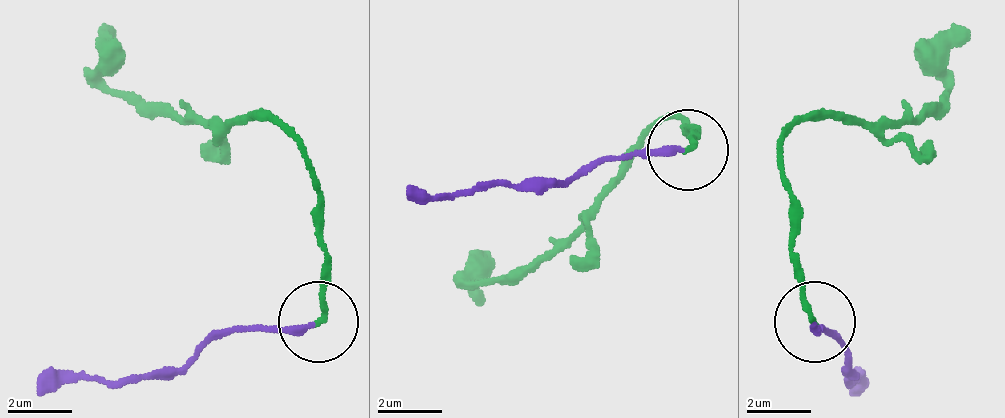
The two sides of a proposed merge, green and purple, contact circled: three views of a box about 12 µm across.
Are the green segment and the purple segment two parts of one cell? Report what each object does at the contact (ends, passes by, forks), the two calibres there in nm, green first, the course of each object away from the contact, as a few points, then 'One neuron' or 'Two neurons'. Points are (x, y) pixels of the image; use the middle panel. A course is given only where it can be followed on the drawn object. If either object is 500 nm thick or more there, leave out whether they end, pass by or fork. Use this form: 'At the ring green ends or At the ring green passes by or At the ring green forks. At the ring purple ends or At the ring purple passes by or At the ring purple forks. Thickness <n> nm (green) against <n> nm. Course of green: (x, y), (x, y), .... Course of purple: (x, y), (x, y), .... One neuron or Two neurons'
At the ring green ends. At the ring purple ends. Thickness 170 nm (green) against 220 nm. Course of green: (685, 152), (694, 136), (661, 120), (645, 136), (613, 192), (548, 249), (475, 281), (483, 297). Course of purple: (685, 152), (588, 160), (548, 184), (427, 192), (410, 184). Two neurons

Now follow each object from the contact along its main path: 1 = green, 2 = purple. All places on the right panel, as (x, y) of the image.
1: (816, 324), (800, 251), (784, 138), (800, 122), (913, 122), (946, 81), (946, 41), (962, 25)
2: (816, 324), (857, 380), (849, 397)

